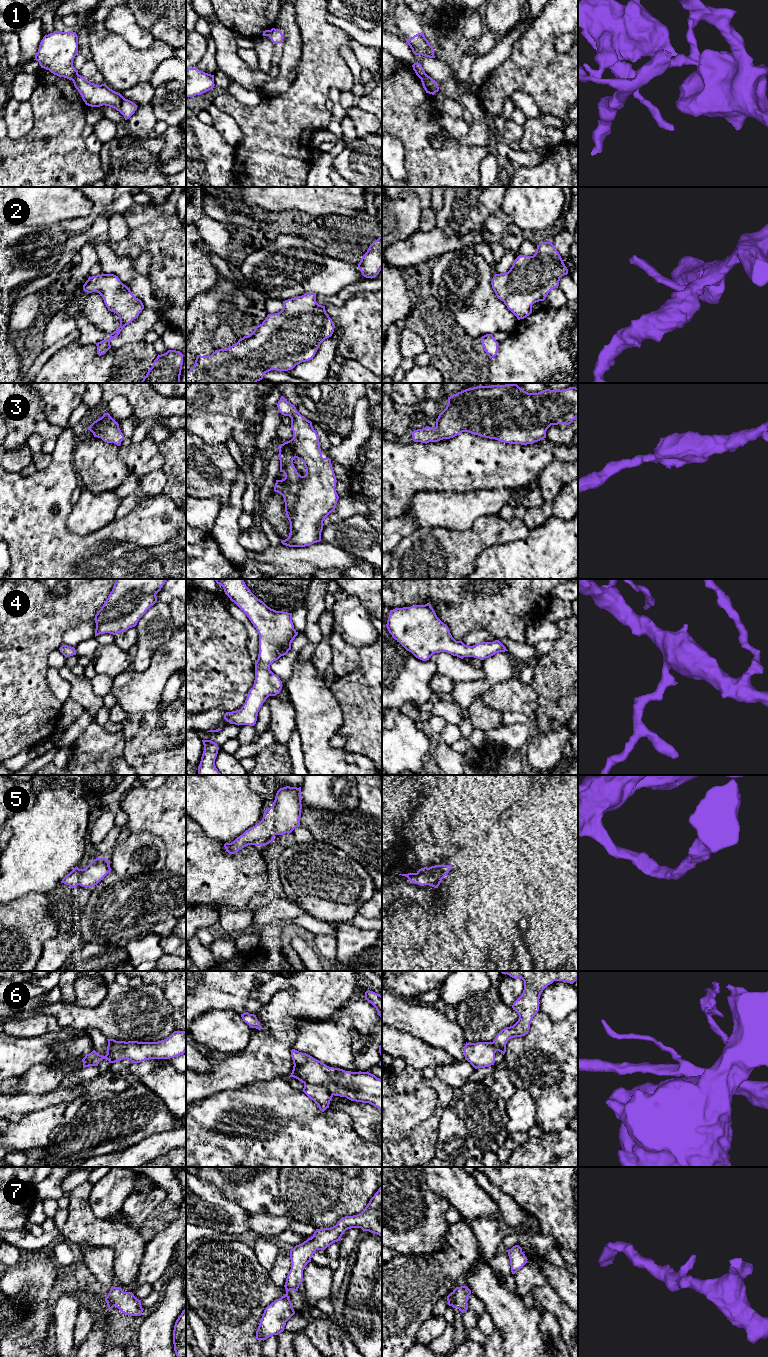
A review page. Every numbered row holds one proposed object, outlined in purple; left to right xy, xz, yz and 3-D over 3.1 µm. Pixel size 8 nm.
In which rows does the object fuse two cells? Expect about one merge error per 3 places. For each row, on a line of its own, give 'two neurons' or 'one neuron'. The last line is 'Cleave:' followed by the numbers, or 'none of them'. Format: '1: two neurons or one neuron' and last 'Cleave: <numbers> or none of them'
1: two neurons
2: one neuron
3: one neuron
4: one neuron
5: one neuron
6: two neurons
7: one neuron
Cleave: 1, 6

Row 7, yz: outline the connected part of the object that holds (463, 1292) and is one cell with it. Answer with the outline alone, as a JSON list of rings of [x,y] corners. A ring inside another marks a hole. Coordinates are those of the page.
[[[467,1286],[456,1287],[448,1296],[448,1305],[459,1309],[462,1313],[468,1309],[468,1297],[471,1290]]]

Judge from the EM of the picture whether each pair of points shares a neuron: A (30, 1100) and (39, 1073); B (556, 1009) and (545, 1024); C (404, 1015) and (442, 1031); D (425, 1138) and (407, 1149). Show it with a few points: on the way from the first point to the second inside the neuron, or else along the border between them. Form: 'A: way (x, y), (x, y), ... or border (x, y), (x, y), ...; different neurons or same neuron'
A: border (55, 1090), (40, 1094), (10, 1094); different neurons
B: border (539, 1010), (555, 1022), (560, 1022), (567, 1017); different neurons
C: way (413, 1018), (424, 1021), (433, 1027); same neuron
D: way (421, 1142), (414, 1149), (411, 1149); same neuron

